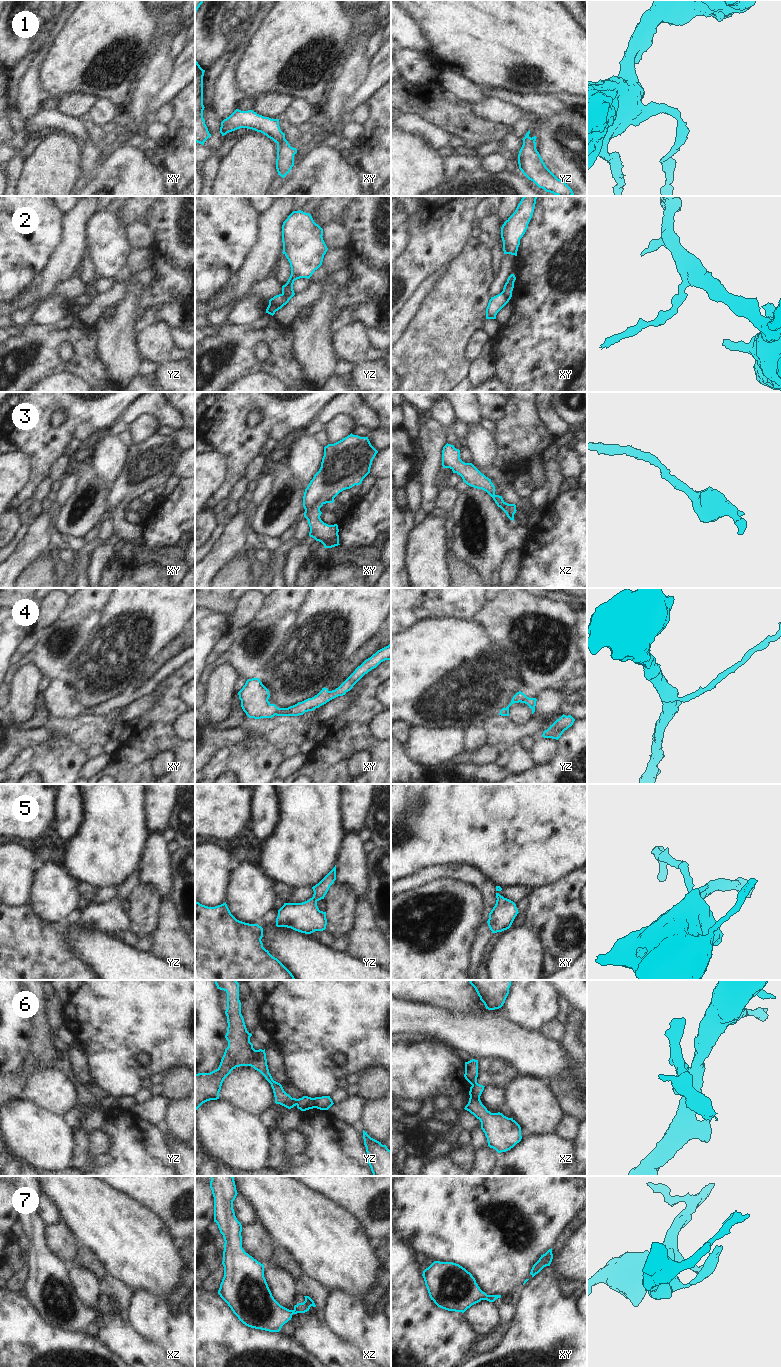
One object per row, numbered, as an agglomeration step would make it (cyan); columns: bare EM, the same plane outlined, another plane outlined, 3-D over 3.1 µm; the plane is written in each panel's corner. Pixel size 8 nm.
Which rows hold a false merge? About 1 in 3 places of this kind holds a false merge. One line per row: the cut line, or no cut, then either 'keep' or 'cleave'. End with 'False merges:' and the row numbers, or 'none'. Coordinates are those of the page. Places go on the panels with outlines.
1: no cut; keep
2: cut in yz along (293, 292), (288, 295), (282, 294); cleave
3: no cut; keep
4: no cut; keep
5: no cut; keep
6: cut in yz along (296, 1099), (297, 1104); cleave
7: no cut; keep
False merges: 2, 6

